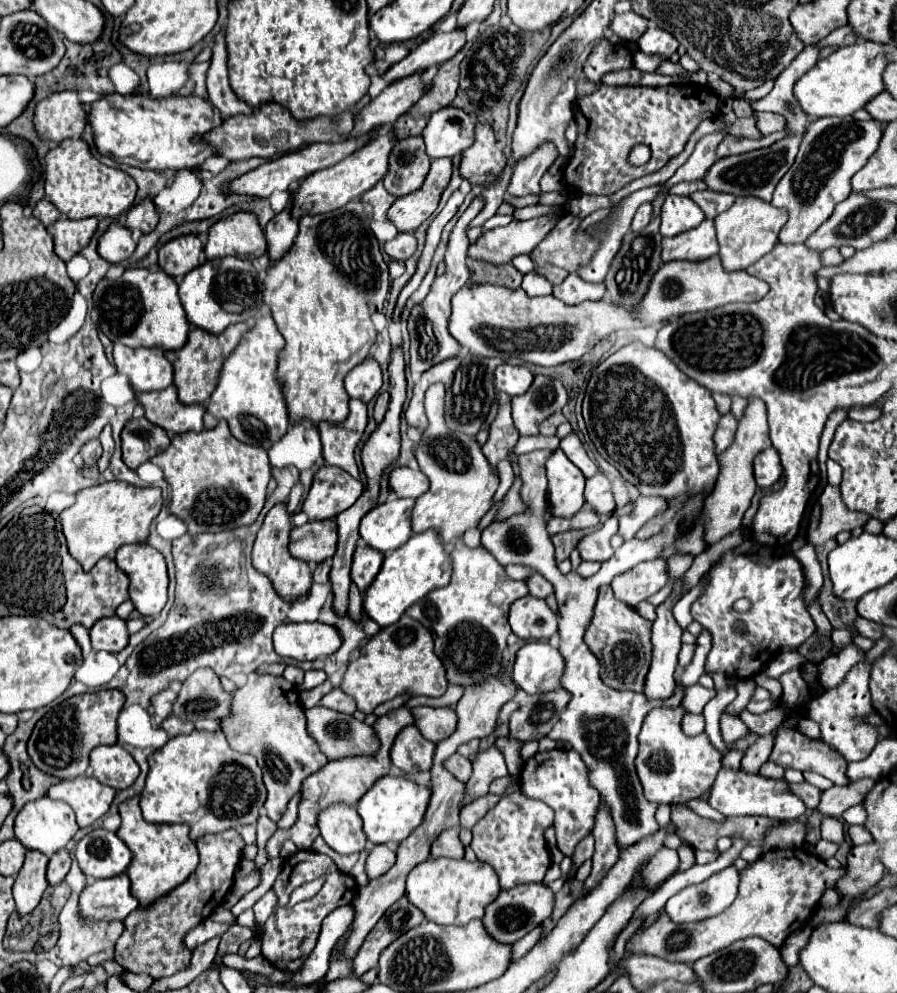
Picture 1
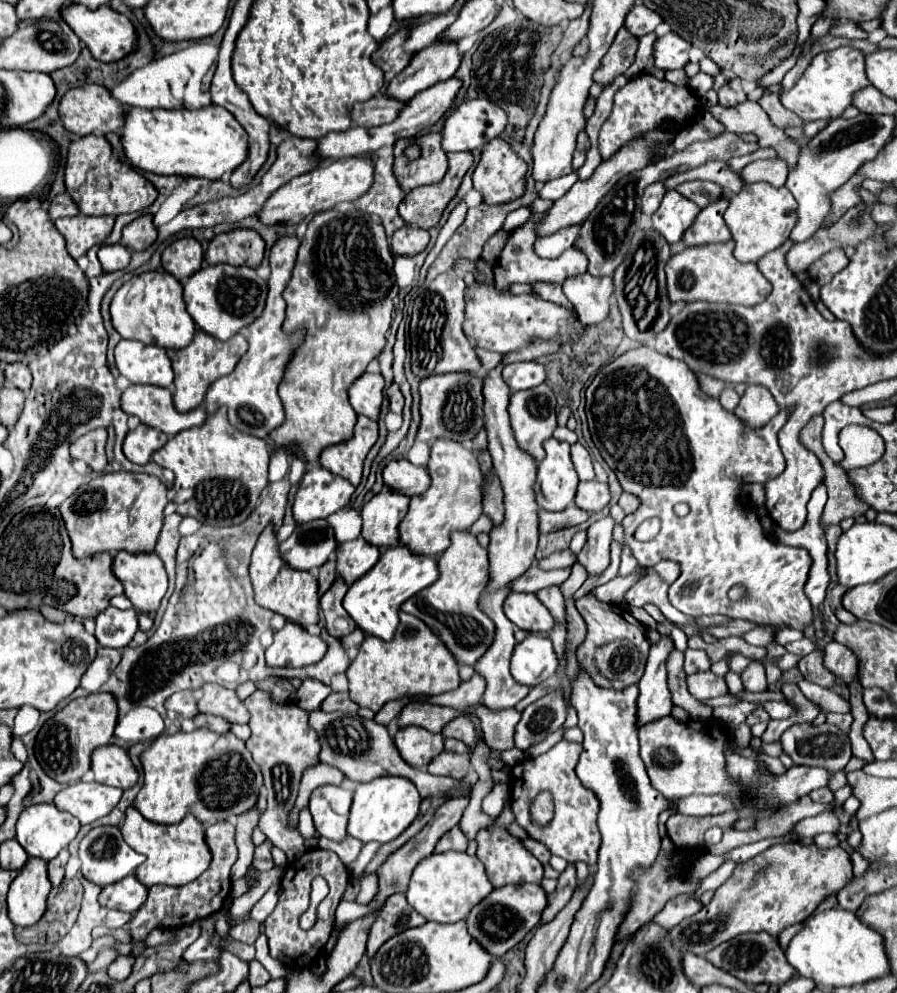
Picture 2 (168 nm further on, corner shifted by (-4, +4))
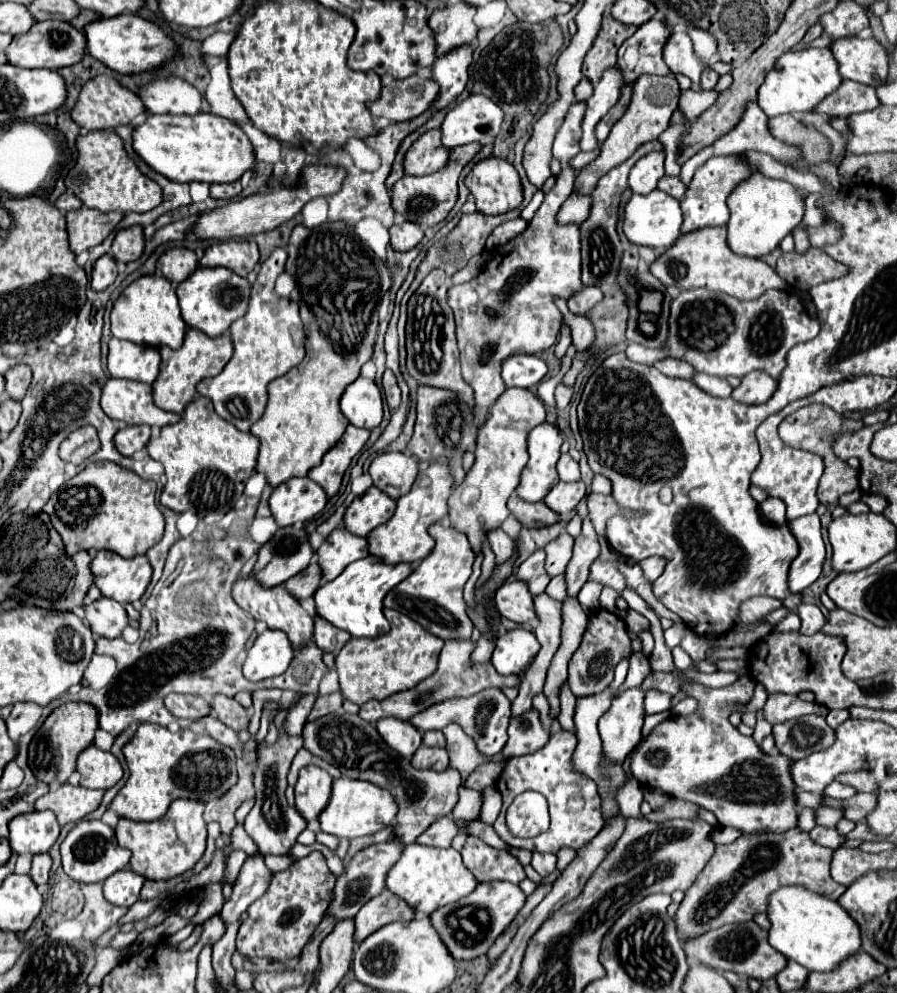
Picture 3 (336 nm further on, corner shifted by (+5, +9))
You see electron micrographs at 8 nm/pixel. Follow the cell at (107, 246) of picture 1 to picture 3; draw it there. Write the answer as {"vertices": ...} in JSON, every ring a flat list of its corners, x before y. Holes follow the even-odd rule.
{"vertices":[[106,253,106,255,96,259,96,263,92,267,92,281,90,281,90,285,92,285,94,291,102,291,102,289,106,289,108,285,114,283,116,275,118,275,116,259,110,253]]}

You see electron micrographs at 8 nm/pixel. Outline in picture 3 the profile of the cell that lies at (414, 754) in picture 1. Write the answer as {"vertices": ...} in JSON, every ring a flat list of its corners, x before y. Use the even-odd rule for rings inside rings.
{"vertices":[[386,717,376,723,376,729,382,735,382,739,406,759,410,759,416,753,416,749,422,745,420,731,412,727,408,721]]}

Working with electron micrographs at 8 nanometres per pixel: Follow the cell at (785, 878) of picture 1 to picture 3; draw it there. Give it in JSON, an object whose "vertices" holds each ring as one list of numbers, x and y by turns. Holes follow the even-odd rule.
{"vertices":[[800,829,782,835,742,835,730,845,718,845,678,907,676,927,680,939,688,941,728,923,752,921,754,915,768,909,770,895,786,885,802,885,836,901,846,887,830,877,832,855,832,849,814,843]]}

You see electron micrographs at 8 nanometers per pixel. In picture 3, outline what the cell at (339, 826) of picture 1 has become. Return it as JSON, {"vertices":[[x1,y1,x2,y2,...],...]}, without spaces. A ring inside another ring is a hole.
{"vertices":[[304,767,300,771,296,791,296,809,310,823,316,823,332,795,334,779,320,767]]}

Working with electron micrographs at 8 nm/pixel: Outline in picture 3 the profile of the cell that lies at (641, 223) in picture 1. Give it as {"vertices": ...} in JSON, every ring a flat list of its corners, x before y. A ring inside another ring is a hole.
{"vertices":[[650,153,642,157,630,171,628,185,634,195,648,195,664,177,664,153]]}

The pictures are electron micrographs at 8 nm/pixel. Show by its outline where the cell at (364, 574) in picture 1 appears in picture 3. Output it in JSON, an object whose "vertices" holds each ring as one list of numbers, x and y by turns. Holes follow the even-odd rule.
{"vertices":[[344,527,334,529,318,547,320,567,326,581,336,579,348,567,348,563,362,559,366,555,370,555,368,541,364,537,352,535]]}

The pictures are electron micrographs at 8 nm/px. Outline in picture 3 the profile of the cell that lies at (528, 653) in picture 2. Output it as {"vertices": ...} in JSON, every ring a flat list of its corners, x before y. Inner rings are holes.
{"vertices":[[516,627,498,637,490,661,500,675,518,675,532,663,538,651,540,643,536,635,524,627]]}

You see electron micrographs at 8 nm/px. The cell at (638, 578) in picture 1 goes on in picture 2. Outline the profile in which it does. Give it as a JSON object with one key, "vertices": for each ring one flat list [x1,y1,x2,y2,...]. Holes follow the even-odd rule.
{"vertices":[[635,572,631,576,617,576,615,580,603,584,603,586,597,586,591,590,591,594,601,600,601,602,607,602,607,604,619,604,619,606,625,606,625,590,631,588,641,576]]}

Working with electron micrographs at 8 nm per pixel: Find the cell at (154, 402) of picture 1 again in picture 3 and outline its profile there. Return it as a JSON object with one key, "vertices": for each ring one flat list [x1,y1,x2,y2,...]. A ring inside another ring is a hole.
{"vertices":[[108,379,102,389,102,409,110,419,128,425,166,427,178,423,182,417,156,407,152,387,132,379]]}

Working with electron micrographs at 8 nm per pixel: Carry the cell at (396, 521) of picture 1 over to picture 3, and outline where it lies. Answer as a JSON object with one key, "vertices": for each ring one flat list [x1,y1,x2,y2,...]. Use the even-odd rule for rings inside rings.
{"vertices":[[370,487,362,497,356,497,344,513,344,527,360,537,368,537,372,529,386,523,396,511,396,501,378,487]]}

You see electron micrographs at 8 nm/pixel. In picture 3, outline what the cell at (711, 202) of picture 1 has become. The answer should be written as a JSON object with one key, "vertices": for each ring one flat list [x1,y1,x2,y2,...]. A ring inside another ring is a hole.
{"vertices":[[664,175,660,181,658,181,658,189,660,191,666,191,668,195,676,197,678,201,684,199,684,193,686,193,686,185,682,183,680,177,670,177,670,175]]}

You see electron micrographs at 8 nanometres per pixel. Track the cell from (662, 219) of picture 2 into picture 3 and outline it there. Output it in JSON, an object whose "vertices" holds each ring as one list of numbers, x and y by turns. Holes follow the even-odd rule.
{"vertices":[[654,189,650,195,632,195,632,199,626,203,624,233,636,245,668,249,678,239,680,225,682,225,680,201,670,197,670,195,666,195,666,193,662,193,660,189]]}

